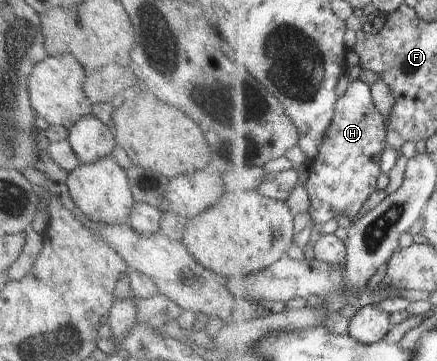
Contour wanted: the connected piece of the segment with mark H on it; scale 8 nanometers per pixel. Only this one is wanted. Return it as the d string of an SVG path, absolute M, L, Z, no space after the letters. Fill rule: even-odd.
M361 78L351 81L344 94L336 104L334 122L322 144L321 152L309 163L309 176L304 184L309 196L309 214L313 223L323 224L337 216L348 216L355 219L359 210L363 208L365 200L378 188L381 172L381 154L389 147L387 142L387 120L374 104L372 85Z

